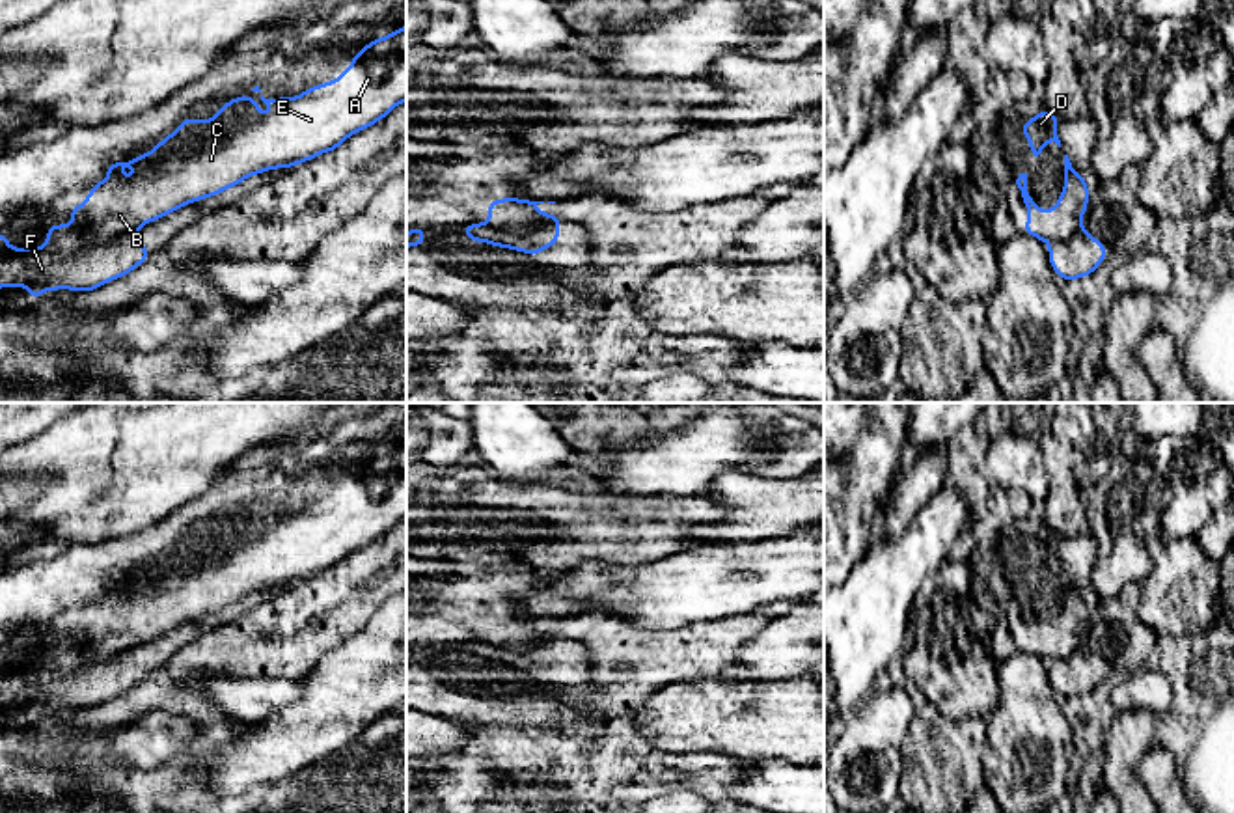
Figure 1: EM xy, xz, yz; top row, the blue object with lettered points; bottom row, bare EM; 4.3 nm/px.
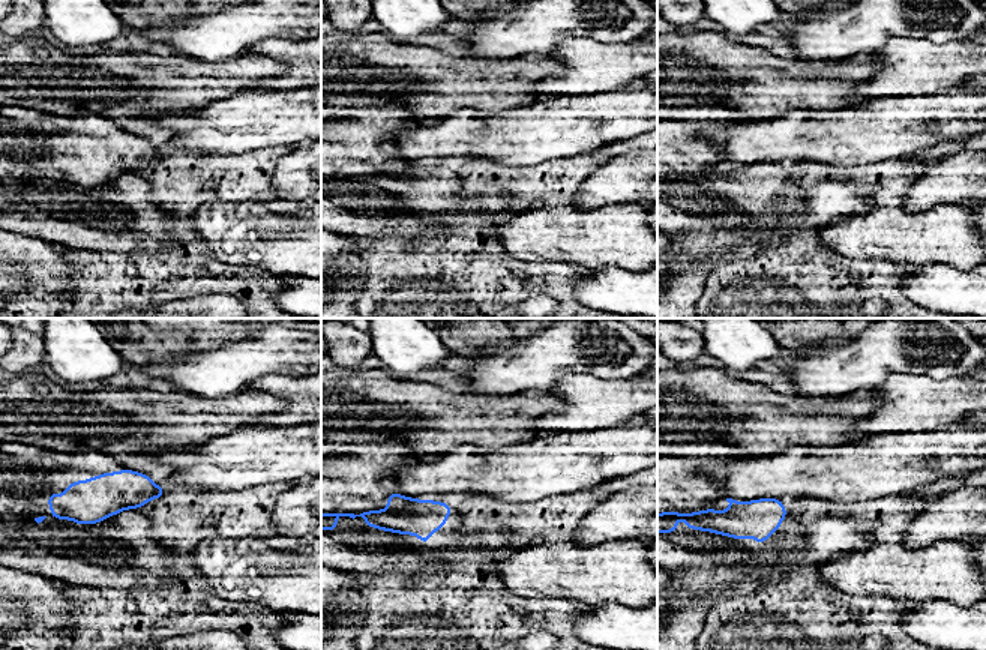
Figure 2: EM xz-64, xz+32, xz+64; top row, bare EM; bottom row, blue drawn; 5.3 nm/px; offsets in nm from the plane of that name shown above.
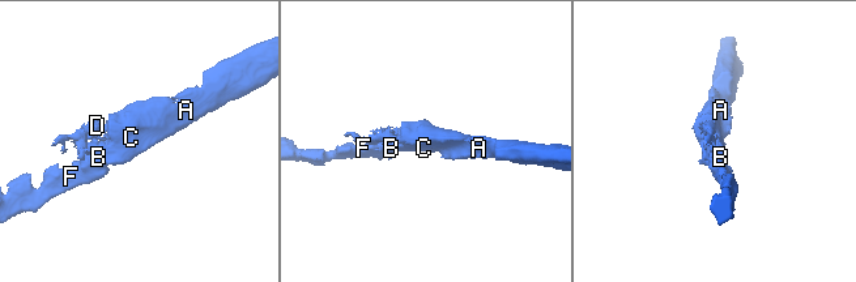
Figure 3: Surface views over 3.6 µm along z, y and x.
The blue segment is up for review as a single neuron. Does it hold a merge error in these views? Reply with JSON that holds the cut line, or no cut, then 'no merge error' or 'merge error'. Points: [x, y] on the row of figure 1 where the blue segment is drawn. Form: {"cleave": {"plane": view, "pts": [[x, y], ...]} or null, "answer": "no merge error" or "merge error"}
{"cleave": {"plane": "xz", "pts": [[554, 215], [526, 232], [509, 232], [487, 224]]}, "answer": "merge error"}

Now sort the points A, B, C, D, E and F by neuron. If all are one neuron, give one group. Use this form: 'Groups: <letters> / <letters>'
Groups: A B C D E / F

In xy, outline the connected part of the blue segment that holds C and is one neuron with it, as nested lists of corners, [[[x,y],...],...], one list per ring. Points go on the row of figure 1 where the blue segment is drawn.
[[[406,22],[397,32],[386,34],[382,39],[375,37],[358,50],[352,56],[352,65],[345,67],[336,80],[311,86],[298,97],[265,99],[261,95],[261,101],[270,106],[270,116],[261,116],[255,101],[242,93],[222,104],[207,121],[196,117],[183,119],[179,127],[149,153],[106,164],[104,170],[110,179],[106,181],[103,177],[97,181],[86,194],[84,205],[71,207],[73,227],[89,233],[97,241],[110,241],[144,224],[160,220],[183,205],[237,186],[252,175],[276,168],[293,168],[321,153],[336,151],[349,136],[378,123],[397,104],[406,101]]]

